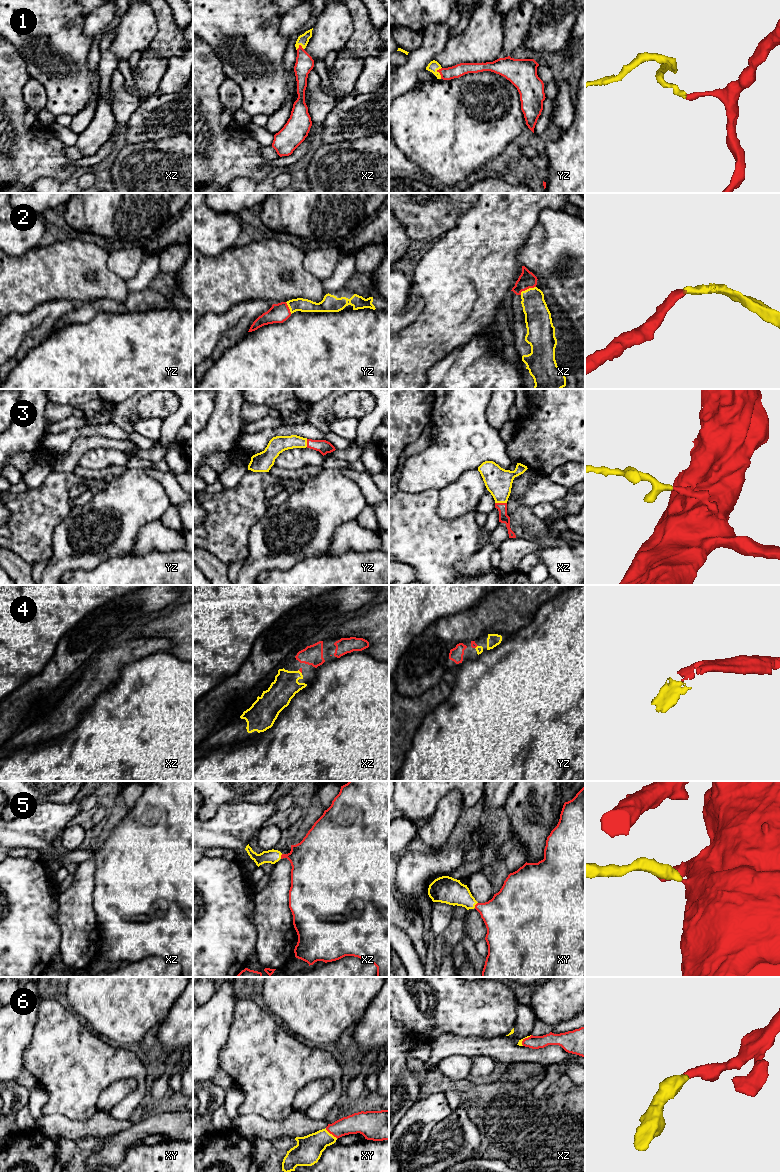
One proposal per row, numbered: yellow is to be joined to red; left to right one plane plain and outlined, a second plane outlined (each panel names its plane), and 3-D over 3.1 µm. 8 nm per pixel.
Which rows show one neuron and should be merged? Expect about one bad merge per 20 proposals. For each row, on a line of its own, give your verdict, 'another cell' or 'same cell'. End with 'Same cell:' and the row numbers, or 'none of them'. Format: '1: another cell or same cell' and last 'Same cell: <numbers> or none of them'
1: same cell
2: same cell
3: same cell
4: same cell
5: same cell
6: same cell
Same cell: 1, 2, 3, 4, 5, 6

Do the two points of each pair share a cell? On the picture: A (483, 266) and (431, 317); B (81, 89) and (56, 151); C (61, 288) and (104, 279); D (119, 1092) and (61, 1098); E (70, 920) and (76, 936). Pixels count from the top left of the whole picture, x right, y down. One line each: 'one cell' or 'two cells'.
A: one cell
B: two cells
C: one cell
D: two cells
E: one cell

